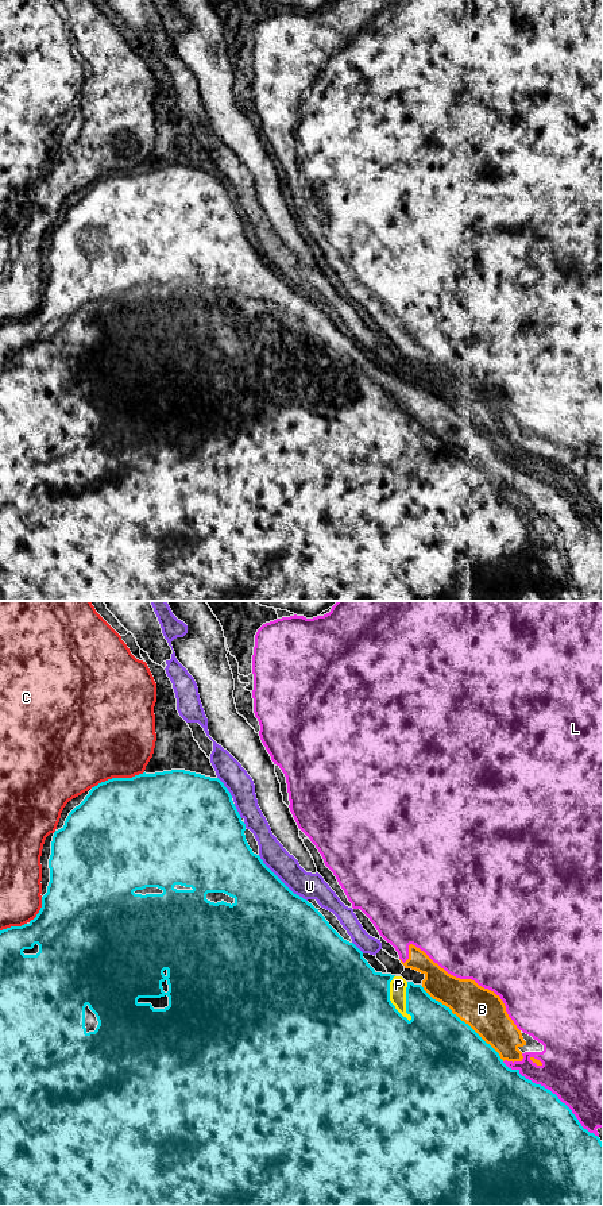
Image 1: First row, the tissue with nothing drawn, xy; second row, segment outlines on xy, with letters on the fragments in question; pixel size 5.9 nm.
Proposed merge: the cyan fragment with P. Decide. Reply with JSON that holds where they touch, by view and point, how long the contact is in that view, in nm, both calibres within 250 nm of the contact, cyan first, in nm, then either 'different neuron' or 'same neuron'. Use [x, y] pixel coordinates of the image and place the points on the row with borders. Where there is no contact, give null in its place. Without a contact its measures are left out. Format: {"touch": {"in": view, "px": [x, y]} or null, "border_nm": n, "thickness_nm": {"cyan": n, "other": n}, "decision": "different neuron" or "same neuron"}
{"touch": {"in": "xy", "px": [389, 998]}, "border_nm": 300, "thickness_nm": {"cyan": 500, "other": 100}, "decision": "same neuron"}

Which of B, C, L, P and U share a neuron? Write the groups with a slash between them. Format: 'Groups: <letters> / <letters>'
Groups: B L / C / P / U

